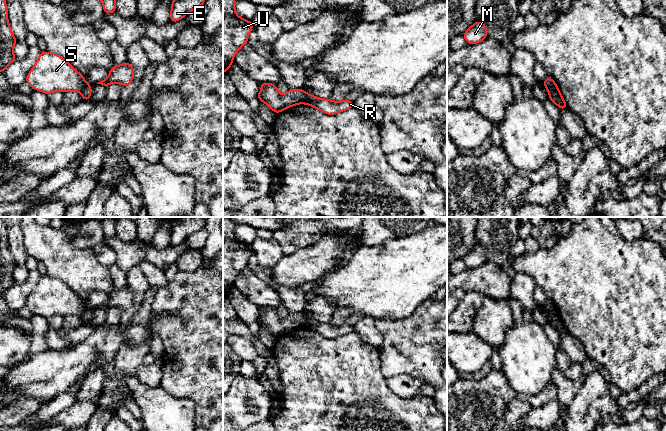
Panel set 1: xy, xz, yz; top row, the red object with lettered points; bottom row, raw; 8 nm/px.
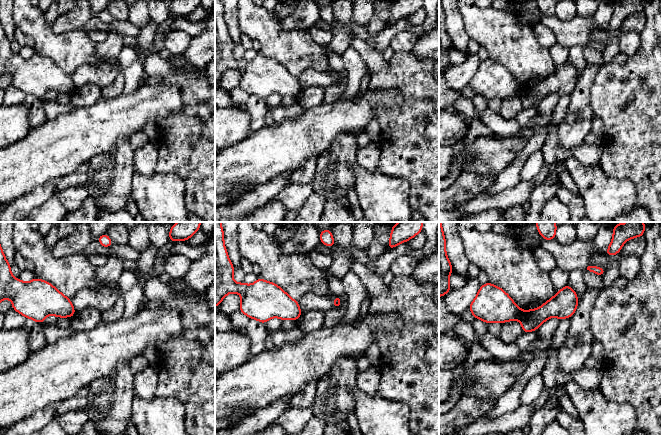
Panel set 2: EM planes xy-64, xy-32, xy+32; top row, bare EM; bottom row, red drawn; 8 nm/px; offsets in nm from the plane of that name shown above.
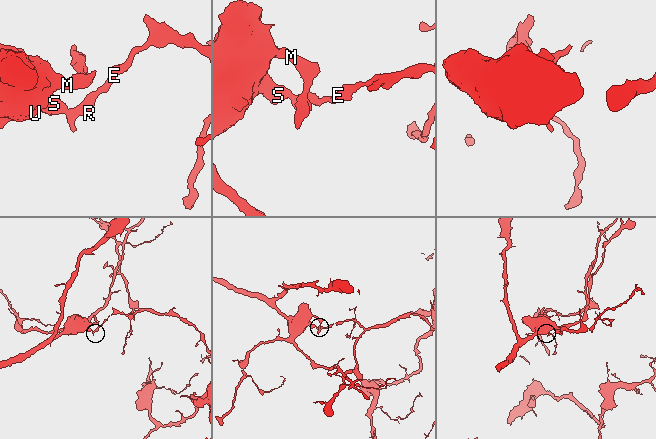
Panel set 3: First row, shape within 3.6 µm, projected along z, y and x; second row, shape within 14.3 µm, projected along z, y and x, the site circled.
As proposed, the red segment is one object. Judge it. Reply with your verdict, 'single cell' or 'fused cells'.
fused cells

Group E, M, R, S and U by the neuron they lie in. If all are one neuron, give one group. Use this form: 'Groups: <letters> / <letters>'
Groups: E R / M S U

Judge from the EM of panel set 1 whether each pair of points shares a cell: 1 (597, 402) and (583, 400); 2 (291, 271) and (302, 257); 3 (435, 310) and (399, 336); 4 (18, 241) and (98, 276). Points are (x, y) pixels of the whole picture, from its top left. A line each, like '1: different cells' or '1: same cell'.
1: same cell
2: same cell
3: same cell
4: different cells

